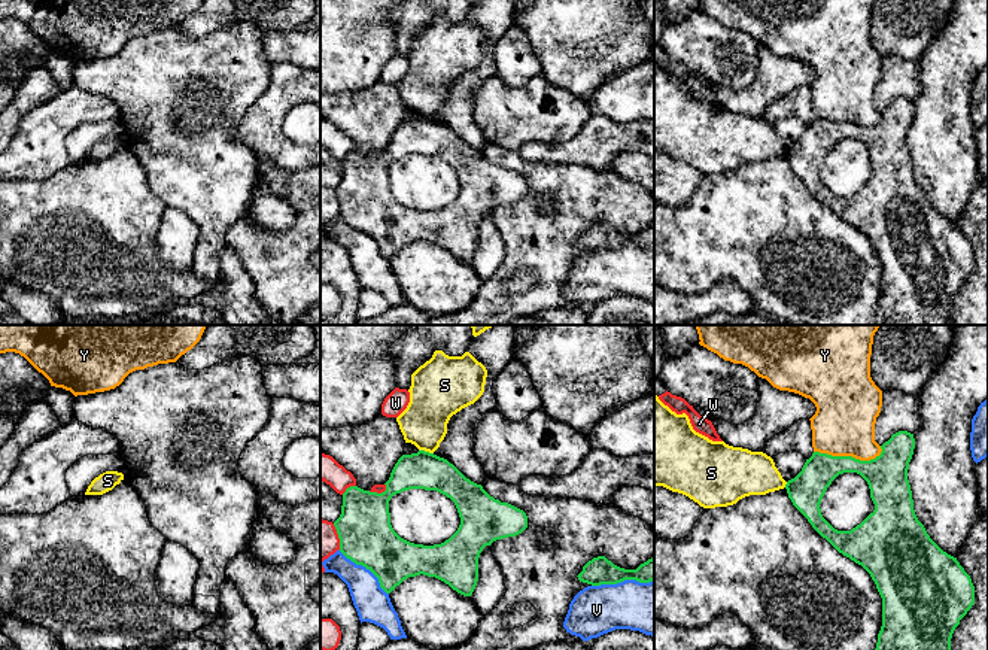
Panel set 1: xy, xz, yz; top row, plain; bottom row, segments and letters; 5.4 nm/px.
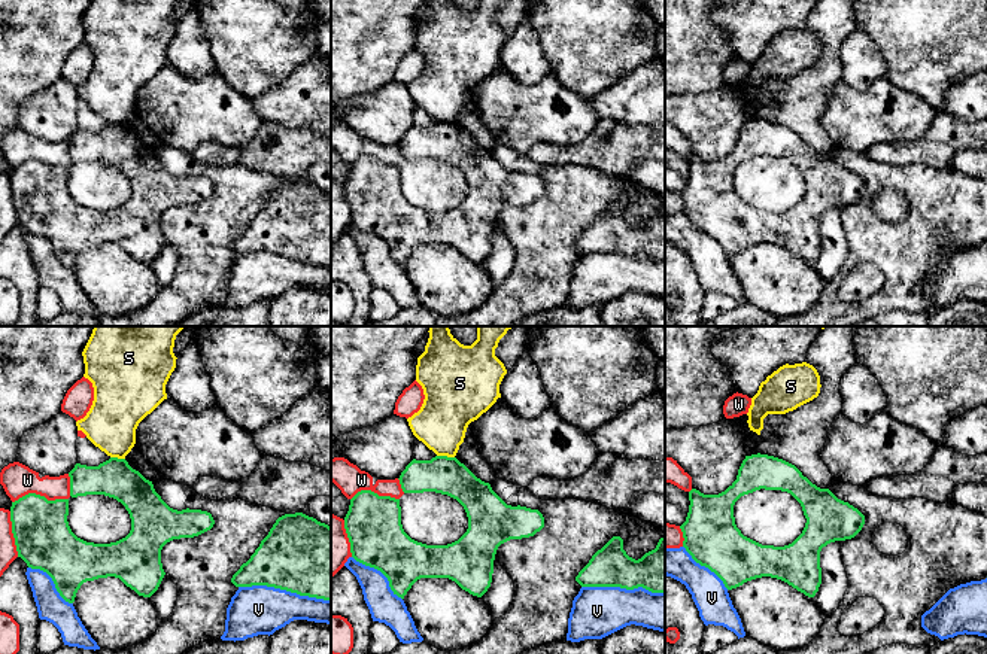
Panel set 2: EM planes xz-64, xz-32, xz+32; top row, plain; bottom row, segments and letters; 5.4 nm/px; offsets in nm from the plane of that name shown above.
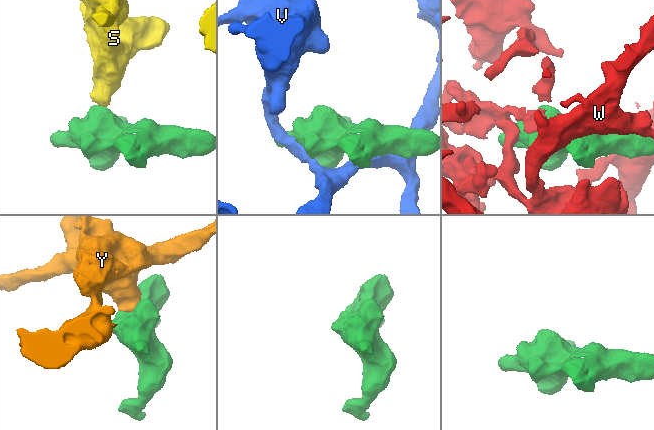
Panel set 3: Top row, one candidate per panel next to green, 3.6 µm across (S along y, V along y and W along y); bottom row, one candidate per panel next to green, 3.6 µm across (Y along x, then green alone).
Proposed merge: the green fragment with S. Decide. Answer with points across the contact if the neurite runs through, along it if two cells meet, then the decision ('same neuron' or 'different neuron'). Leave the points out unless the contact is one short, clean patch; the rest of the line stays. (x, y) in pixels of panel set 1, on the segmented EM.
border xz (419, 449), (432, 453); different neuron

